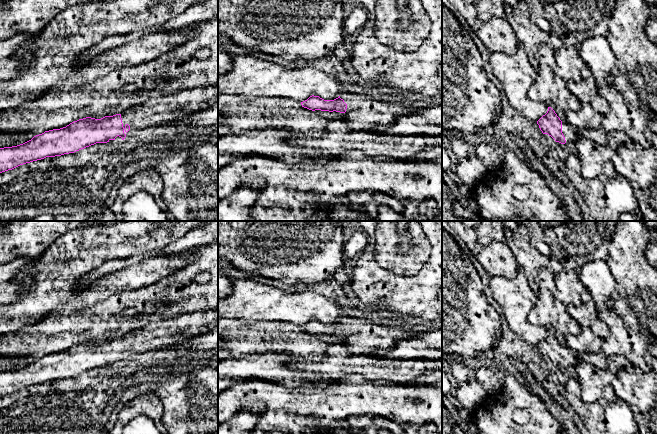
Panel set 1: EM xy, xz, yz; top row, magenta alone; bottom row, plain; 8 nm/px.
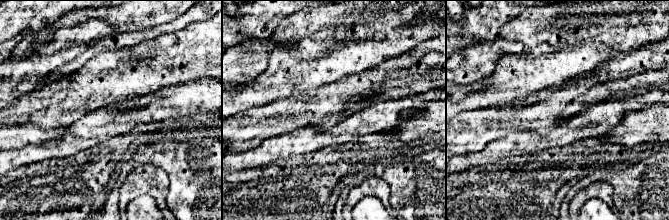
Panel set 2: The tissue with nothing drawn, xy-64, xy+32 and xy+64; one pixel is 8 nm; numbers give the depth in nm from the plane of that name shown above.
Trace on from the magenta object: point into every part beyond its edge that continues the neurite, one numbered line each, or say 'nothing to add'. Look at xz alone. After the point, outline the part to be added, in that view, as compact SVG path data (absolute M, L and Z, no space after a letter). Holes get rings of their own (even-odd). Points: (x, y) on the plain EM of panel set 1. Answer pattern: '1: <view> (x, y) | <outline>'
1: xz (364, 336) | M344 316L340 319L340 322L347 328L346 336L343 337L343 344L348 346L348 352L350 354L366 354L376 351L388 351L390 350L397 340L407 339L416 335L411 330L404 329L401 326L394 326L390 323L377 324L370 319L352 318L350 316Z

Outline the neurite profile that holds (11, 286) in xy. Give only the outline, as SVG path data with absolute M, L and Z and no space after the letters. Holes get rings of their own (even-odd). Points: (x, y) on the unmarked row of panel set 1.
M19 258L10 263L0 265L0 304L10 304L18 300L18 296L34 289L35 285L22 283L23 271L34 272L34 262Z

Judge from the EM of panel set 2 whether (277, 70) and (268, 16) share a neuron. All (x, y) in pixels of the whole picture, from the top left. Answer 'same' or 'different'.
different

